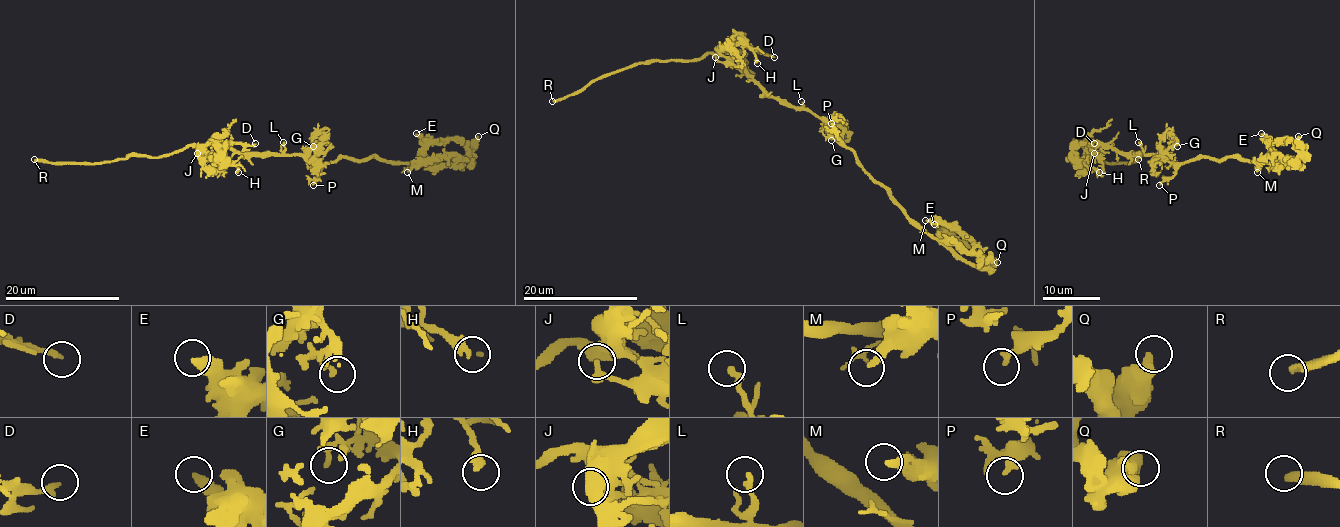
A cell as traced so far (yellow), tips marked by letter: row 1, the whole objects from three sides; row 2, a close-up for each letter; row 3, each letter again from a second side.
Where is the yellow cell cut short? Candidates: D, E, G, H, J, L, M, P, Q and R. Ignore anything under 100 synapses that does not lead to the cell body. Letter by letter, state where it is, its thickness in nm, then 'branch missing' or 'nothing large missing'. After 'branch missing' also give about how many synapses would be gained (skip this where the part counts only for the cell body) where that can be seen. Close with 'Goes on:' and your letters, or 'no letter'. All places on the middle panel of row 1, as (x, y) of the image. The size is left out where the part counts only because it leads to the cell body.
D: at (774, 57); 240 nm thick; nothing large missing
E: at (934, 224); 360 nm thick; nothing large missing
G: at (831, 140); 200 nm thick; nothing large missing
H: at (757, 63); 280 nm thick; nothing large missing
J: at (715, 57); 320 nm thick; nothing large missing
L: at (801, 101); 240 nm thick; nothing large missing
M: at (925, 220); 280 nm thick; nothing large missing
P: at (831, 123); 240 nm thick; nothing large missing
Q: at (997, 262); 460 nm thick; nothing large missing
R: at (552, 101); 340 nm thick; branch missing
Goes on: R

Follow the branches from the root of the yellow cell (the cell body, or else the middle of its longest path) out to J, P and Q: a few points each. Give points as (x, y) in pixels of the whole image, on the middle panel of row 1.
J: (807, 111), (783, 104), (744, 69), (718, 61), (715, 57)
P: (807, 111), (813, 111), (837, 139), (837, 130), (831, 123)
Q: (807, 111), (853, 152), (910, 219), (937, 239), (954, 236), (988, 262), (997, 262)

